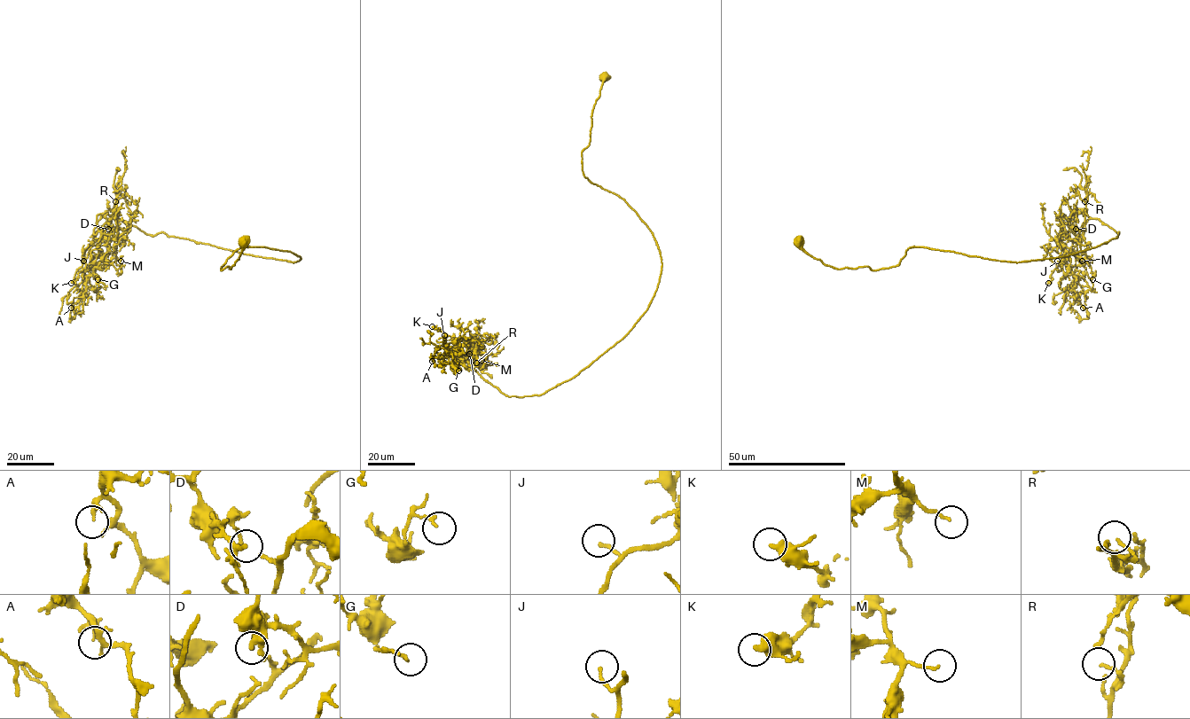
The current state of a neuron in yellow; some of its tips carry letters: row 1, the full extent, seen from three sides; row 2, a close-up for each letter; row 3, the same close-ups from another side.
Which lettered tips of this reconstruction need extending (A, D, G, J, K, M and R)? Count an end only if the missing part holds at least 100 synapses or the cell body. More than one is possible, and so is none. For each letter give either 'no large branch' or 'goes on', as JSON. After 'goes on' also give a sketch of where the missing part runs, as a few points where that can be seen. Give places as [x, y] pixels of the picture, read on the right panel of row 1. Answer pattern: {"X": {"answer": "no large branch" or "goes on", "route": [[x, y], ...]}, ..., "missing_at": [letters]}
{"A": {"answer": "no large branch"}, "D": {"answer": "no large branch"}, "G": {"answer": "no large branch"}, "J": {"answer": "no large branch"}, "K": {"answer": "no large branch"}, "M": {"answer": "no large branch"}, "R": {"answer": "no large branch"}, "missing_at": []}

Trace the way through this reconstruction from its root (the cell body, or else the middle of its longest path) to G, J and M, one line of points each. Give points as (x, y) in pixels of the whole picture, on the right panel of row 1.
G: (1062, 256), (1107, 243), (1119, 232), (1098, 218), (1083, 223), (1071, 247), (1078, 255), (1086, 255), (1092, 279)
J: (1062, 256), (1107, 243), (1119, 232), (1118, 235), (1098, 218), (1089, 218), (1083, 223), (1067, 260), (1057, 261)
M: (1062, 256), (1117, 237), (1119, 232), (1084, 213), (1074, 217), (1068, 230), (1057, 234), (1059, 242), (1082, 261)

